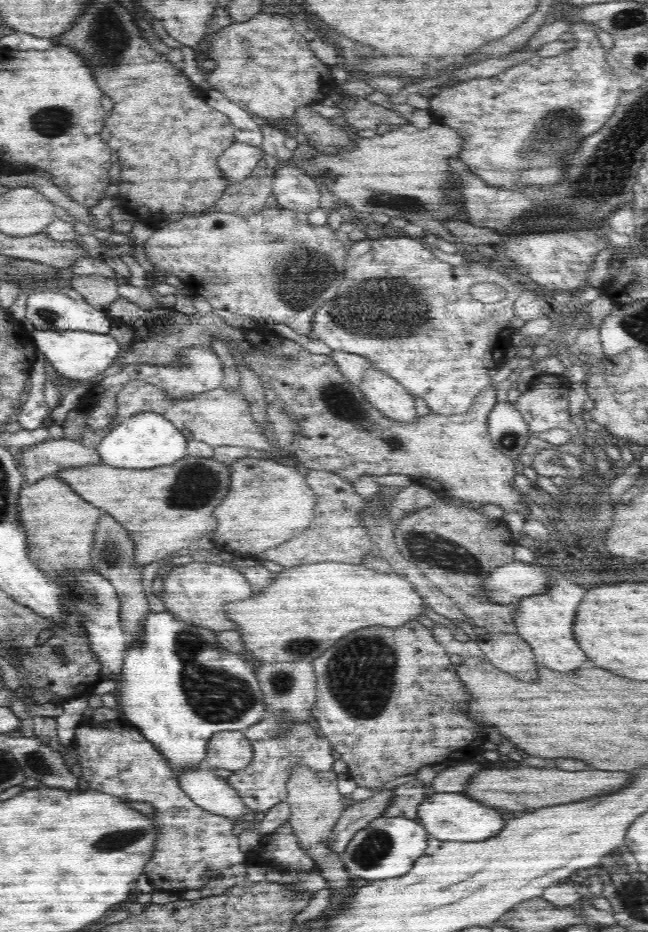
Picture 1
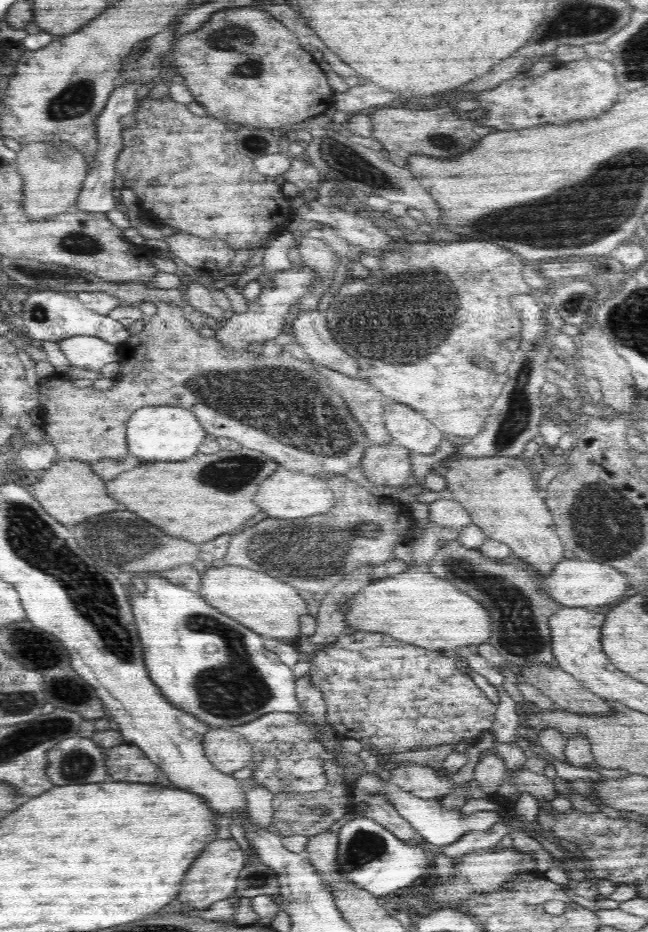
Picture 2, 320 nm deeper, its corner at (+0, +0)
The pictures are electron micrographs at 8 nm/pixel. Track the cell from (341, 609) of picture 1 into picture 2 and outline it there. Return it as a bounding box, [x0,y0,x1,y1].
[346,565,492,654]

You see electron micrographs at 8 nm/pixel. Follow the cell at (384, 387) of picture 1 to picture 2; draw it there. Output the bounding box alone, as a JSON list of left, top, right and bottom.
[383,401,444,454]

